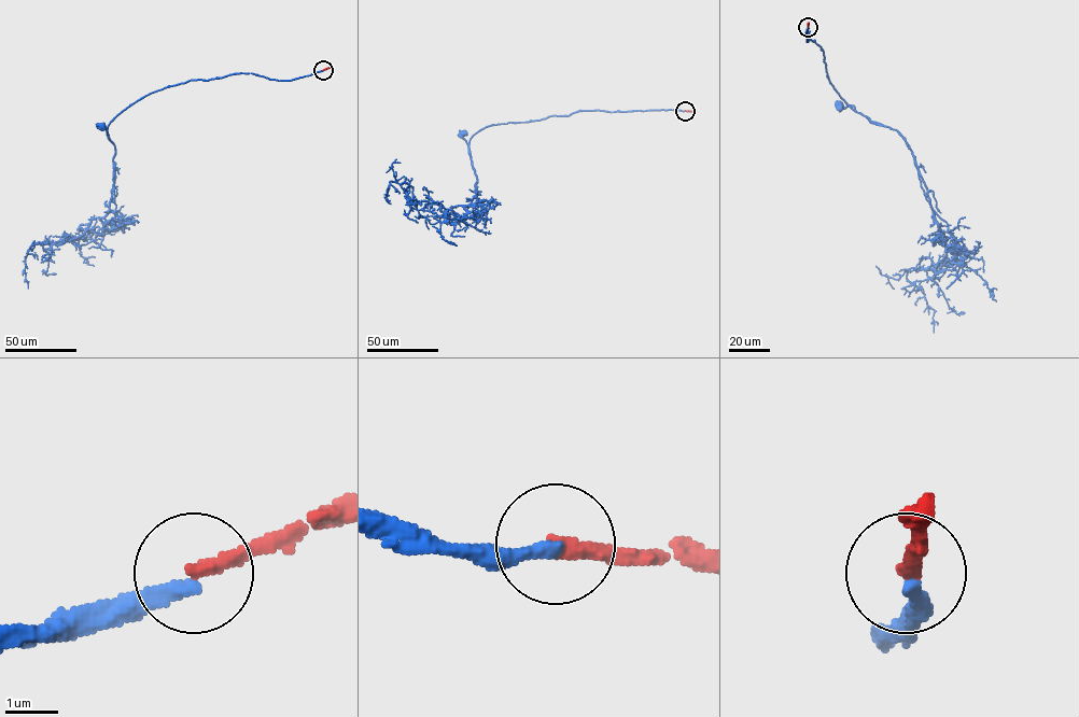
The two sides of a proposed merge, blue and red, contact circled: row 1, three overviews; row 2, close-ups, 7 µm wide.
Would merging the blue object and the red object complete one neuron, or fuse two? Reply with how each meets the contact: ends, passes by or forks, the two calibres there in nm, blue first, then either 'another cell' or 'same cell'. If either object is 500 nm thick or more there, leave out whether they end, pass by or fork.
blue ends; red ends; calibres 280 and 300 nm; another cell

